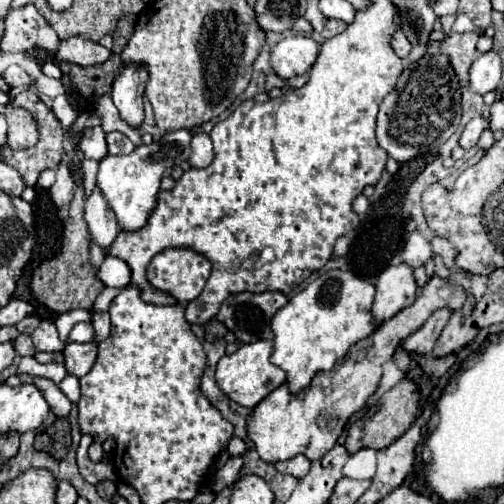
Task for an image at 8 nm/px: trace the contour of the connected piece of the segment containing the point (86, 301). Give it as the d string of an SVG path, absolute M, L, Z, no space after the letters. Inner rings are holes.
M80 176L80 182L74 192L74 200L68 210L62 252L56 258L50 258L48 262L44 262L32 276L30 288L32 288L34 298L40 304L44 304L53 312L55 310L60 312L58 308L62 308L62 312L70 312L74 308L92 308L92 304L94 304L96 296L102 292L104 284L96 278L96 270L90 264L88 246L90 246L90 234L88 234L88 228L84 222L84 186L82 186L82 176Z

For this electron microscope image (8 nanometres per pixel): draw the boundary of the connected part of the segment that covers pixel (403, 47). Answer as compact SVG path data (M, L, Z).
M398 30L392 34L392 42L390 42L390 46L392 46L392 50L394 50L400 58L406 58L408 52L412 50L410 44L408 44L408 40L406 40L406 36L404 36L402 32L398 32Z

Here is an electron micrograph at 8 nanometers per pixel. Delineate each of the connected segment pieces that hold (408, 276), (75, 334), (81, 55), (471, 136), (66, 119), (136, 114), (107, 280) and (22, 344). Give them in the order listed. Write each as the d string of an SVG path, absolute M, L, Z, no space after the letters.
M408 264L388 266L376 282L376 296L372 304L372 322L380 326L388 318L392 318L396 312L404 310L416 300L416 280L414 270Z
M78 322L72 326L66 342L92 342L92 340L94 340L92 322Z
M70 36L68 40L60 42L56 58L58 62L74 62L80 66L90 66L90 64L106 62L110 58L110 50L82 36Z
M482 116L470 120L470 122L466 124L466 128L464 128L464 132L462 132L458 144L460 144L464 150L474 148L476 142L478 142L478 138L480 138L480 134L482 134L482 130L486 130L488 126L490 126L490 122L488 122L486 118L482 118Z
M58 96L58 98L54 98L52 110L54 110L56 118L60 120L60 124L62 124L64 128L68 128L68 126L76 120L76 112L74 112L74 110L72 110L72 106L68 104L66 96Z
M124 64L124 68L116 74L116 80L112 84L112 100L116 108L120 110L122 120L126 120L130 126L138 128L144 120L144 88L148 82L148 70L144 66Z
M114 256L104 258L100 270L98 270L98 278L106 284L106 286L114 286L114 288L126 288L130 284L130 266Z
M20 334L14 341L16 353L22 357L33 357L35 348L32 339L28 334Z

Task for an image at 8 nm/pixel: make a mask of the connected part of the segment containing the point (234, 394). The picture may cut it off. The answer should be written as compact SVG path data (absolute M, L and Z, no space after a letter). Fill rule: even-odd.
M258 340L252 344L244 344L234 354L222 356L216 366L216 382L218 382L220 390L240 406L246 406L246 408L256 406L256 402L260 402L260 398L266 398L272 390L276 390L286 380L284 370L280 370L278 366L274 366L270 362L270 354L272 354L272 342Z

